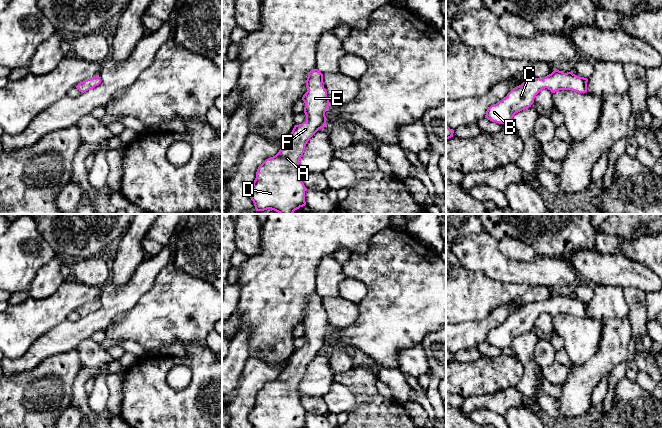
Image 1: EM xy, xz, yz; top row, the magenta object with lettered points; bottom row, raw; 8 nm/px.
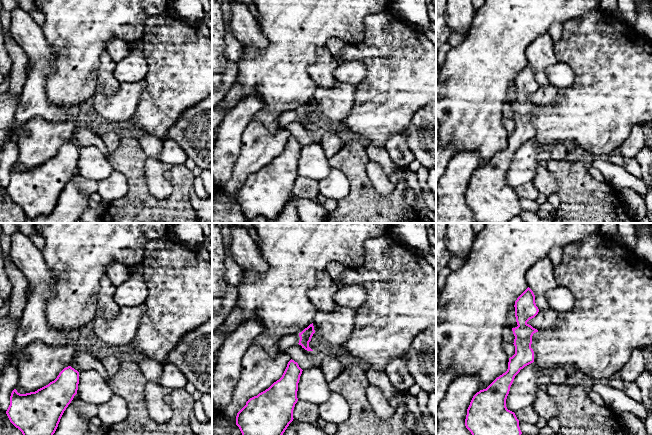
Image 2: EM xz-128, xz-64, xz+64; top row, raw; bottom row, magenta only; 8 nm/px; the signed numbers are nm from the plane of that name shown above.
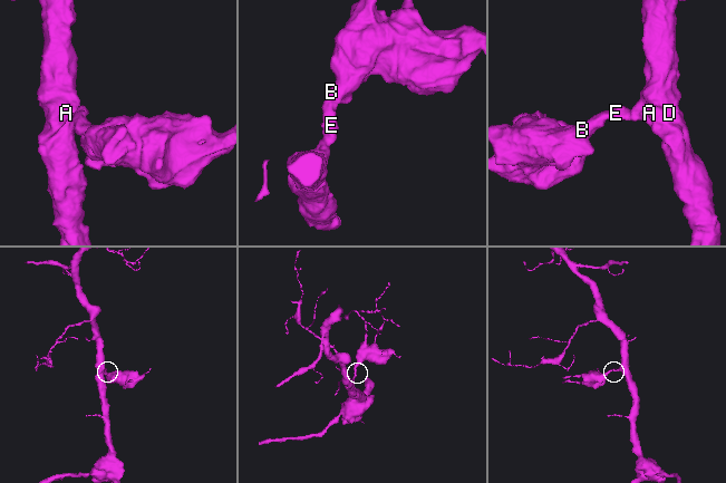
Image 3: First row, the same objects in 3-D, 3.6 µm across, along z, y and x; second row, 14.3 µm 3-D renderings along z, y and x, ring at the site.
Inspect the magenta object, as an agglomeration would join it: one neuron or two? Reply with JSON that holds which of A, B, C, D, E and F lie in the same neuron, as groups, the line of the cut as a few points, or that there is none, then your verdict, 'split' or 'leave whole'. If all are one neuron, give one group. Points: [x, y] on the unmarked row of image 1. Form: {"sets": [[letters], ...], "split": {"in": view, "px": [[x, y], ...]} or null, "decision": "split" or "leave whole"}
{"sets": [["A", "B", "C", "D", "E", "F"]], "split": null, "decision": "leave whole"}

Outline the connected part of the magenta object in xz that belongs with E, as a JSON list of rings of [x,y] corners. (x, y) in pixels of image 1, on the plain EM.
[[[318,293],[308,297],[306,312],[308,315],[303,319],[305,327],[304,337],[306,345],[295,349],[288,365],[286,365],[279,376],[266,383],[257,393],[256,402],[249,412],[249,420],[254,428],[306,428],[306,411],[301,404],[299,386],[303,380],[305,370],[309,363],[321,352],[326,350],[325,336],[330,328],[323,307],[323,298]]]

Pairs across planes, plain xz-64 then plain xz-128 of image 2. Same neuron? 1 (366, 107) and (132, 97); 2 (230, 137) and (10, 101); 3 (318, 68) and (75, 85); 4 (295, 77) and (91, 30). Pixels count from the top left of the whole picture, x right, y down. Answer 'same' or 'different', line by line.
1: different
2: different
3: different
4: same

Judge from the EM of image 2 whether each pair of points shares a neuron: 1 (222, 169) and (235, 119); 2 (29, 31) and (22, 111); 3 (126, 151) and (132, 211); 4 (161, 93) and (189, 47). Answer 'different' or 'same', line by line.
1: same
2: same
3: same
4: same

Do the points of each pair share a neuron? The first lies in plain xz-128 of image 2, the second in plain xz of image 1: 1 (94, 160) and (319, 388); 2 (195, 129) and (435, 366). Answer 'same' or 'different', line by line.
1: same
2: same

